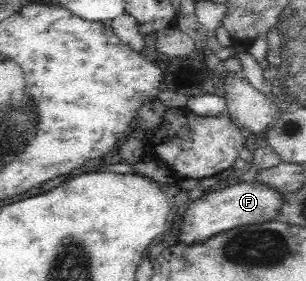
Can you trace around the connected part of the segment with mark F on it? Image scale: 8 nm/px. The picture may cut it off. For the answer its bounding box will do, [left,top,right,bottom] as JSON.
[179,181,284,246]

